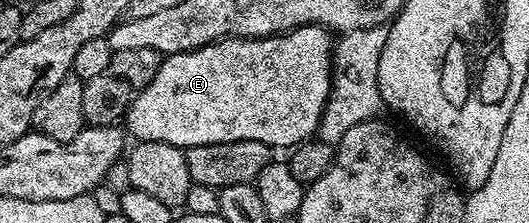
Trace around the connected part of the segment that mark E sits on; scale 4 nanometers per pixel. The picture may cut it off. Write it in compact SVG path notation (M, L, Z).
M319 24L300 26L280 36L262 36L258 40L232 36L191 52L169 53L160 70L156 70L156 78L131 99L124 128L135 136L135 141L168 142L183 150L241 140L264 142L272 150L290 150L317 133L330 96L331 75L332 36Z

